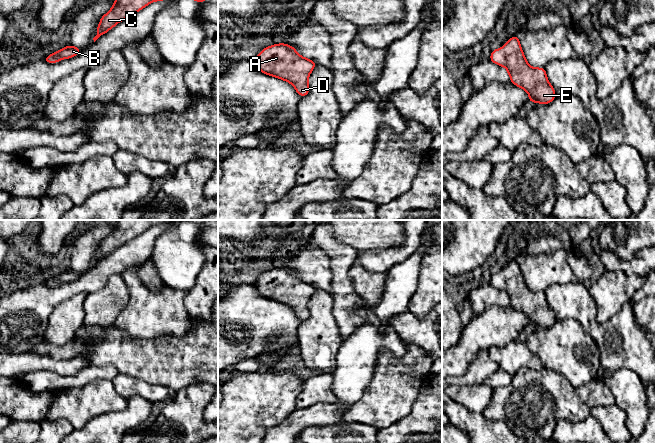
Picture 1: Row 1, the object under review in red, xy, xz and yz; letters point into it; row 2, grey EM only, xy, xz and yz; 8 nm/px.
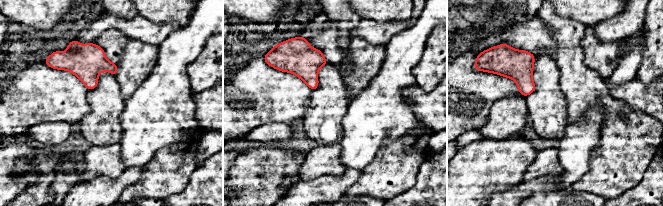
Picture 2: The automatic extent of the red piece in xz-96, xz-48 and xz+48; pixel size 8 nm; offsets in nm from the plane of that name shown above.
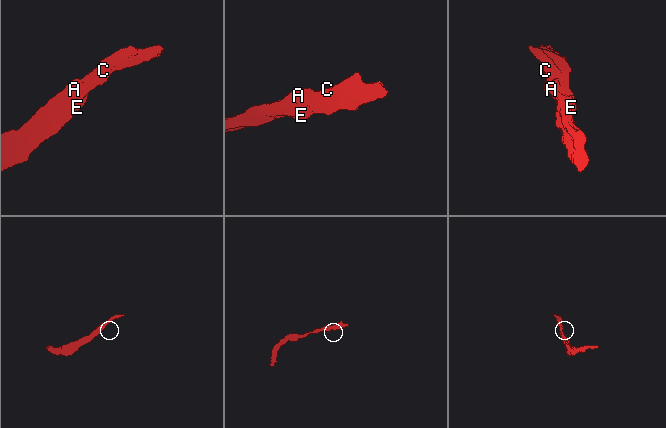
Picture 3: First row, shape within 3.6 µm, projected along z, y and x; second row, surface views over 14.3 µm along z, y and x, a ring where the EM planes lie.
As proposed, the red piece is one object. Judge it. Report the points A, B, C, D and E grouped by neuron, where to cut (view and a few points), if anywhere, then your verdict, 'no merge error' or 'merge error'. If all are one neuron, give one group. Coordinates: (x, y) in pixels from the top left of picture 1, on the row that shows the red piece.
A B C D E; no cut; no merge error

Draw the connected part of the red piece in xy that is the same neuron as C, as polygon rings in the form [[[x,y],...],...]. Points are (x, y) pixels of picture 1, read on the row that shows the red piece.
[[[115,0],[110,11],[100,19],[100,24],[97,26],[97,35],[93,38],[94,42],[116,24],[154,1],[160,0]]]

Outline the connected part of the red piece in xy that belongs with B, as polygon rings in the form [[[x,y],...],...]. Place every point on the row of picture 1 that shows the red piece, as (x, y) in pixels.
[[[69,44],[67,47],[47,56],[43,61],[47,63],[56,63],[59,62],[61,59],[68,59],[78,55],[81,50],[82,49],[76,48]]]

